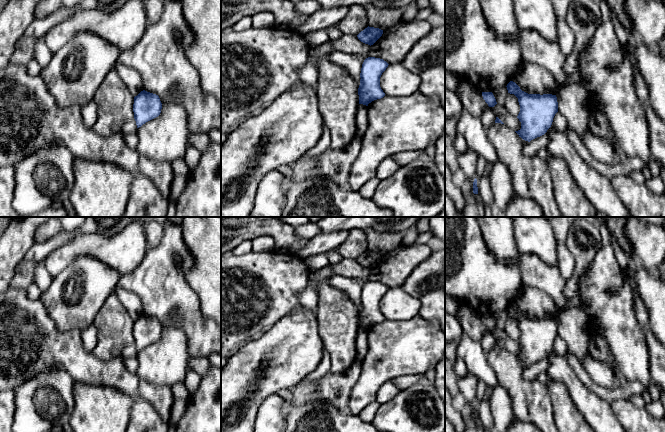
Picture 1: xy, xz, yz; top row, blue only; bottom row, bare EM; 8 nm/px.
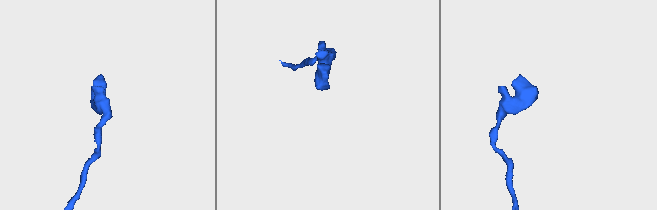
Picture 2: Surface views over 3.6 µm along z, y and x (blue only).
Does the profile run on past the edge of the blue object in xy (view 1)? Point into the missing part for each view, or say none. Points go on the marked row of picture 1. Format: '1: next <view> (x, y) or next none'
1: next none

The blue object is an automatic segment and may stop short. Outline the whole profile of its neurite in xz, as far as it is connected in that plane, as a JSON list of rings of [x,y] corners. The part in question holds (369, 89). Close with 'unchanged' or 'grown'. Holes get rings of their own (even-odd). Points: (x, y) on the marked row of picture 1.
[[[368,57],[364,60],[358,88],[359,104],[368,106],[372,101],[385,96],[380,87],[380,77],[388,65],[386,61],[380,58]]] | unchanged

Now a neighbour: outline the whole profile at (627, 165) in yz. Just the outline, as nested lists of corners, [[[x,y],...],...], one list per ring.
[[[567,128],[565,133],[582,159],[609,180],[615,176],[629,176],[632,172],[642,172],[648,167],[647,160],[639,157],[627,157],[623,153],[620,153],[621,160],[616,165],[609,166],[600,163],[593,158],[582,139],[573,130]]]

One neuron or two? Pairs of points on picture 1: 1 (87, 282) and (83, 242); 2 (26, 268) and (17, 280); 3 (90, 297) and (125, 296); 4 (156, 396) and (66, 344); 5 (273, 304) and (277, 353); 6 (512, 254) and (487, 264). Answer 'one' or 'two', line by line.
1: two
2: one
3: two
4: two
5: two
6: two

